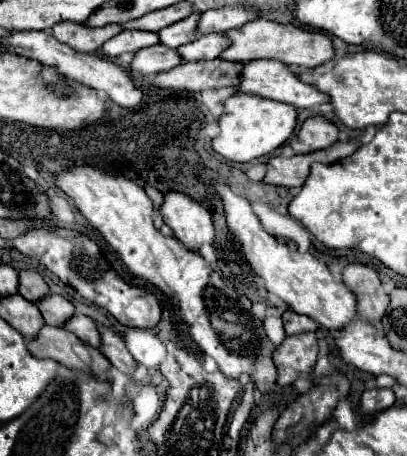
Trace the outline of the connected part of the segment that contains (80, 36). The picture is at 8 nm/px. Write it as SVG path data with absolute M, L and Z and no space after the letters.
M64 21L52 29L54 37L60 43L70 45L76 51L82 53L92 53L104 45L110 37L118 35L122 31L122 25L104 25L104 27L88 27L84 23L74 23L74 21Z

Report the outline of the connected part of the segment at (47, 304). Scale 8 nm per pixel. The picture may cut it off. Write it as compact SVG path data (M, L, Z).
M54 293L42 297L42 301L36 303L36 307L40 309L44 323L54 325L54 327L62 327L64 321L68 317L72 317L74 311L76 311L74 305L68 299L64 299L62 295L54 295Z

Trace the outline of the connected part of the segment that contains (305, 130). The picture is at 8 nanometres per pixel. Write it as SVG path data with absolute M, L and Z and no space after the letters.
M314 115L304 121L298 135L292 139L292 149L296 153L312 153L326 149L338 141L338 127L324 115Z

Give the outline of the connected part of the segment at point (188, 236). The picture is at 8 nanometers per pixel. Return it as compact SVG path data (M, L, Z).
M180 191L164 193L160 215L164 223L172 227L176 239L180 239L190 251L198 251L202 243L214 241L210 211Z

